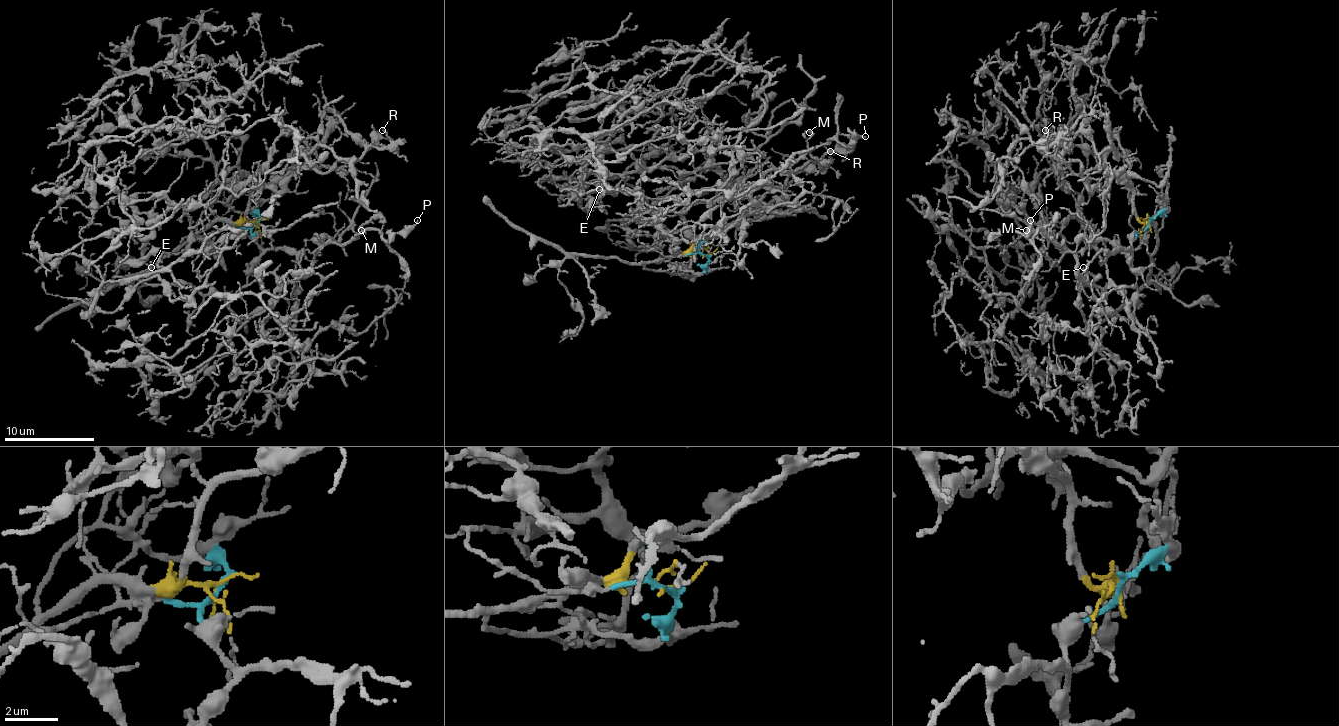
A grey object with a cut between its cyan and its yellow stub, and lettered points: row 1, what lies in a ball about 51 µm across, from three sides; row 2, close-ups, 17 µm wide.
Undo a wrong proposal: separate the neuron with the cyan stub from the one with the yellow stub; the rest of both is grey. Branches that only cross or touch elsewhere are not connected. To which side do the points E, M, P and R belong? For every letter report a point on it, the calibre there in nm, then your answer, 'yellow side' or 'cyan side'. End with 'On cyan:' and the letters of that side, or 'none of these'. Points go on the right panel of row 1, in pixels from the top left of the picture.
E: place (1083, 267); calibre 140 nm; cyan side
M: place (1026, 230); calibre 150 nm; cyan side
P: place (1030, 220); calibre 160 nm; cyan side
R: place (1045, 130); calibre 150 nm; yellow side
On cyan: E, M, P

